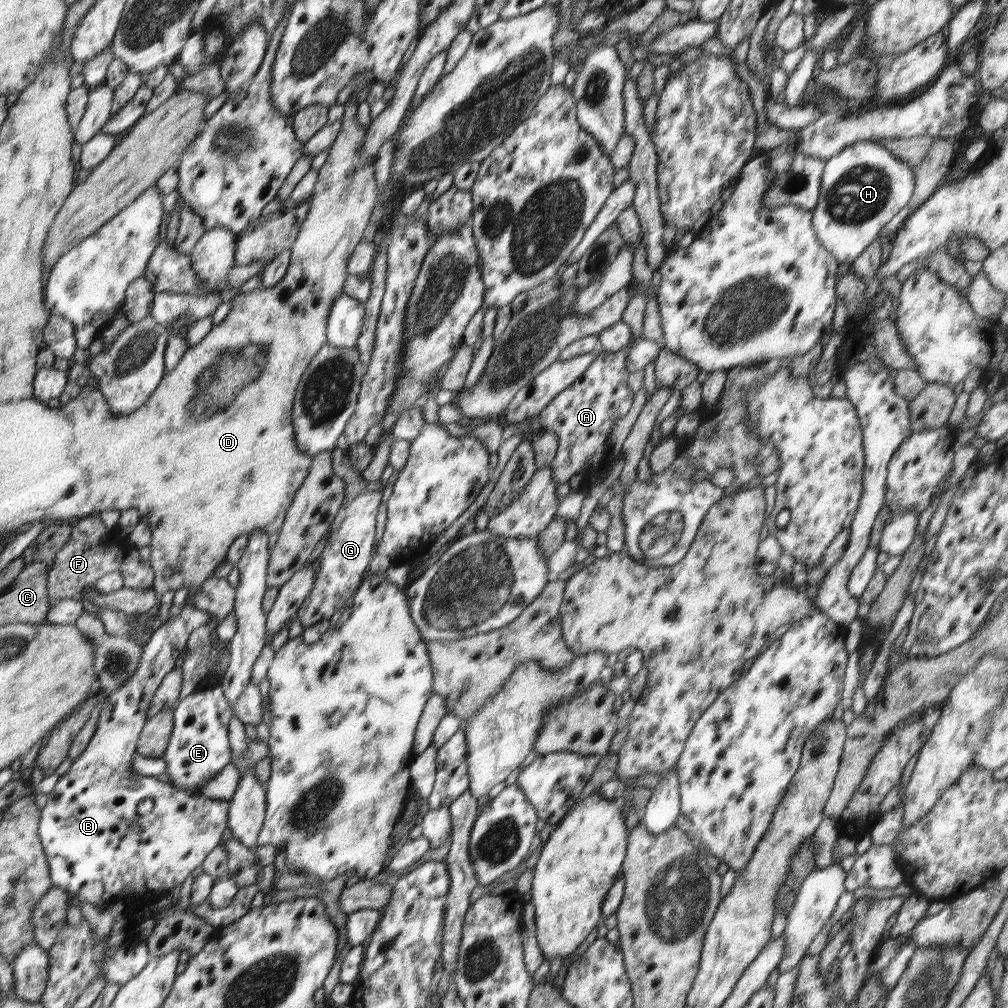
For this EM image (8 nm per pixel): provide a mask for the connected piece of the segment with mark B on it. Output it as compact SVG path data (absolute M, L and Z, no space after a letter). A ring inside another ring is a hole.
M185 603L182 606L182 611L178 615L170 617L168 624L162 625L150 636L150 639L143 645L143 651L138 666L132 673L132 676L122 684L119 689L105 695L104 702L99 706L99 719L97 720L96 730L94 731L90 742L87 744L86 750L82 752L81 756L78 756L78 759L72 762L70 770L66 771L66 774L58 780L54 790L47 795L48 800L46 805L42 807L40 813L38 836L40 837L47 858L53 887L62 889L66 888L66 892L70 893L70 897L75 903L88 903L94 905L102 901L103 904L105 904L104 906L109 906L110 904L122 906L125 899L137 898L139 896L142 897L143 895L148 894L148 892L162 894L162 892L172 891L172 889L176 887L181 887L182 882L192 874L192 870L198 868L198 866L202 864L202 860L208 858L210 852L218 847L218 842L220 842L220 838L222 838L222 834L224 834L224 830L226 830L228 802L224 802L224 800L212 800L209 797L203 796L201 793L190 796L189 794L186 794L186 792L182 792L182 790L172 788L172 786L166 782L161 782L156 777L142 777L138 772L134 771L134 768L132 768L132 757L134 757L134 753L137 752L137 742L141 730L148 719L147 714L149 714L149 708L151 708L153 696L157 694L165 676L176 667L177 660L178 658L181 658L180 654L182 650L186 648L187 640L193 630L196 630L196 628L201 627L202 625L212 625L212 622L213 616L209 612L198 610L192 605L192 603ZM148 799L152 800L154 807L151 812L148 812L148 814L142 814L142 816L140 816L137 812L138 804Z

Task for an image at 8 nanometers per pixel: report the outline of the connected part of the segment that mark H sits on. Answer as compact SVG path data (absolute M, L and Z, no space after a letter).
M856 141L825 160L811 225L820 244L839 263L852 262L878 237L880 229L909 204L915 171L877 141Z

